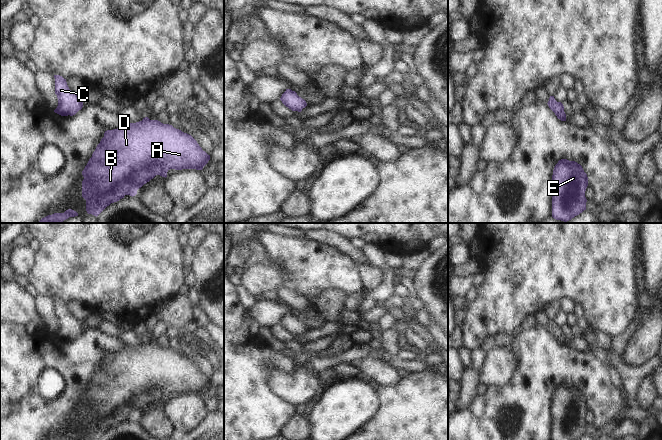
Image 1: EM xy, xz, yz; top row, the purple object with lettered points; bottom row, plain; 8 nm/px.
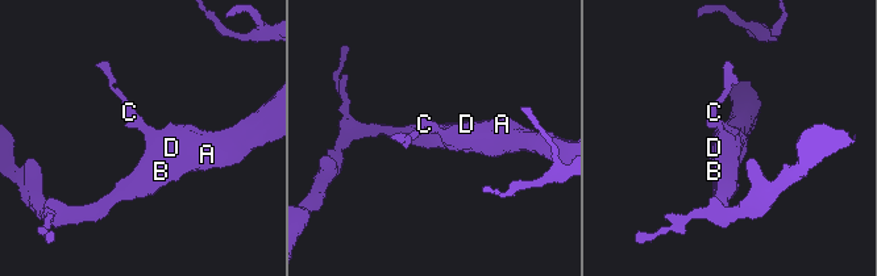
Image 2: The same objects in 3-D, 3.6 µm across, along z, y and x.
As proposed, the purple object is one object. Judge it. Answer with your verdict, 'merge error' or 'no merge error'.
no merge error

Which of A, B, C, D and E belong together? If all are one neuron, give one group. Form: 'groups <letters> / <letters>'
groups A B C D E

